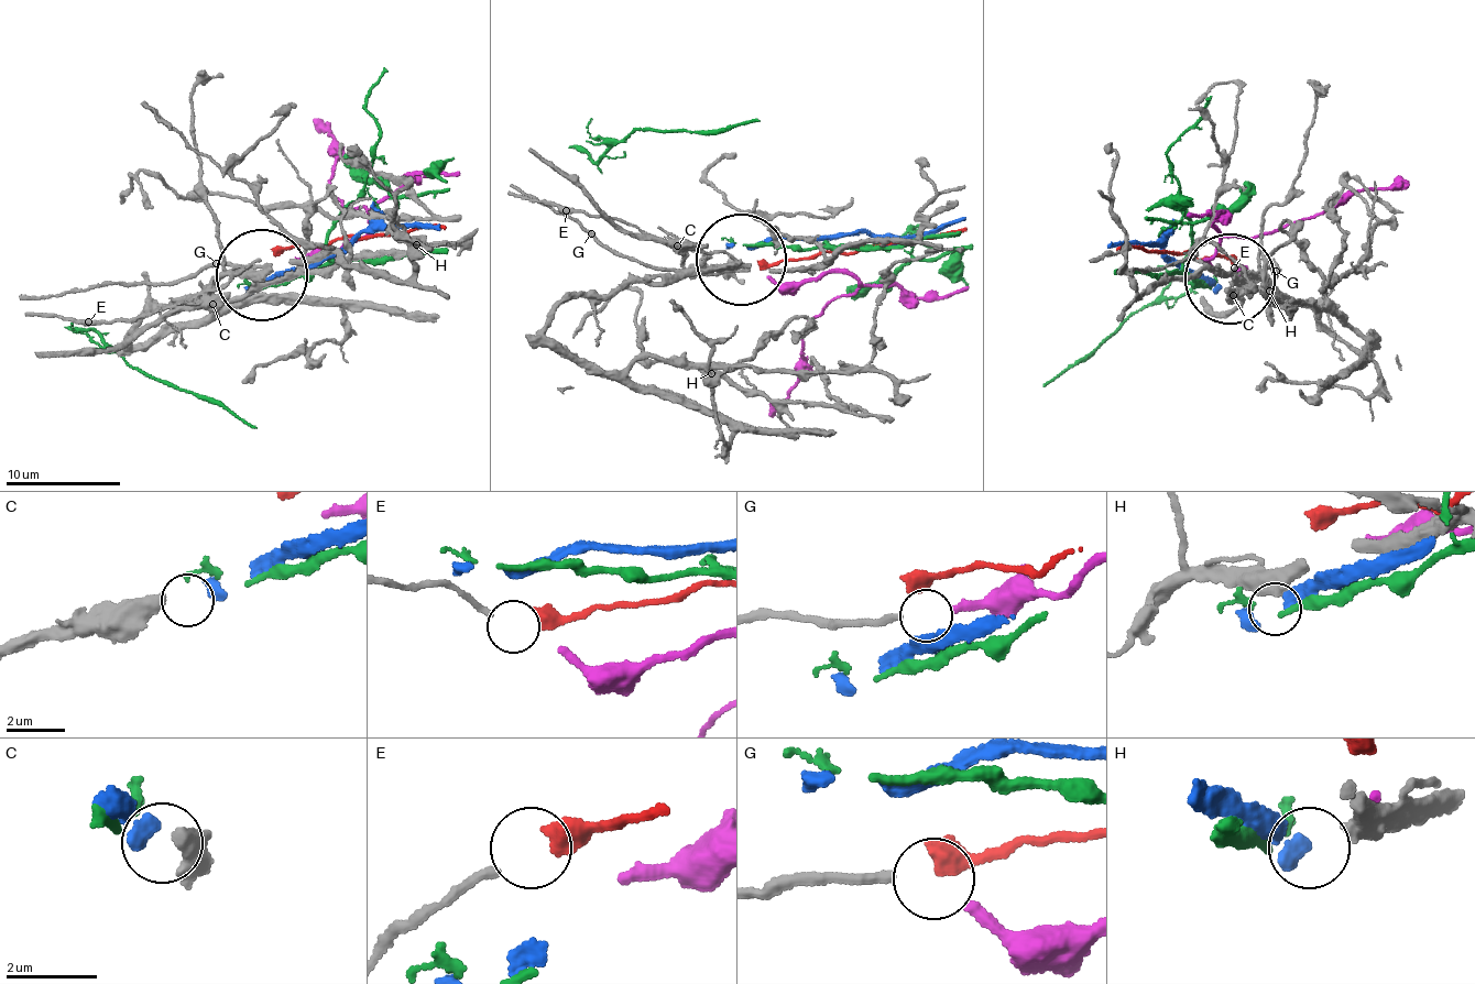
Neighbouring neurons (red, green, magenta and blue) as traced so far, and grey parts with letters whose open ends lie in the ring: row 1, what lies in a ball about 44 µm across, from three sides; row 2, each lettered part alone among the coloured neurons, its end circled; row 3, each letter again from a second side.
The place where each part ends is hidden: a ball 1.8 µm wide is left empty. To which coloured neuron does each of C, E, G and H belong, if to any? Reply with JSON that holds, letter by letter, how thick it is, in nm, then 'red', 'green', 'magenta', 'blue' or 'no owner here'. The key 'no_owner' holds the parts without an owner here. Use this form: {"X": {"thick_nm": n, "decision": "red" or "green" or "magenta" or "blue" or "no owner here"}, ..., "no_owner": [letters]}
{"C": {"thick_nm": 420, "decision": "blue"}, "E": {"thick_nm": 190, "decision": "red"}, "G": {"thick_nm": 240, "decision": "magenta"}, "H": {"thick_nm": 380, "decision": "no owner here"}, "no_owner": ["H"]}

